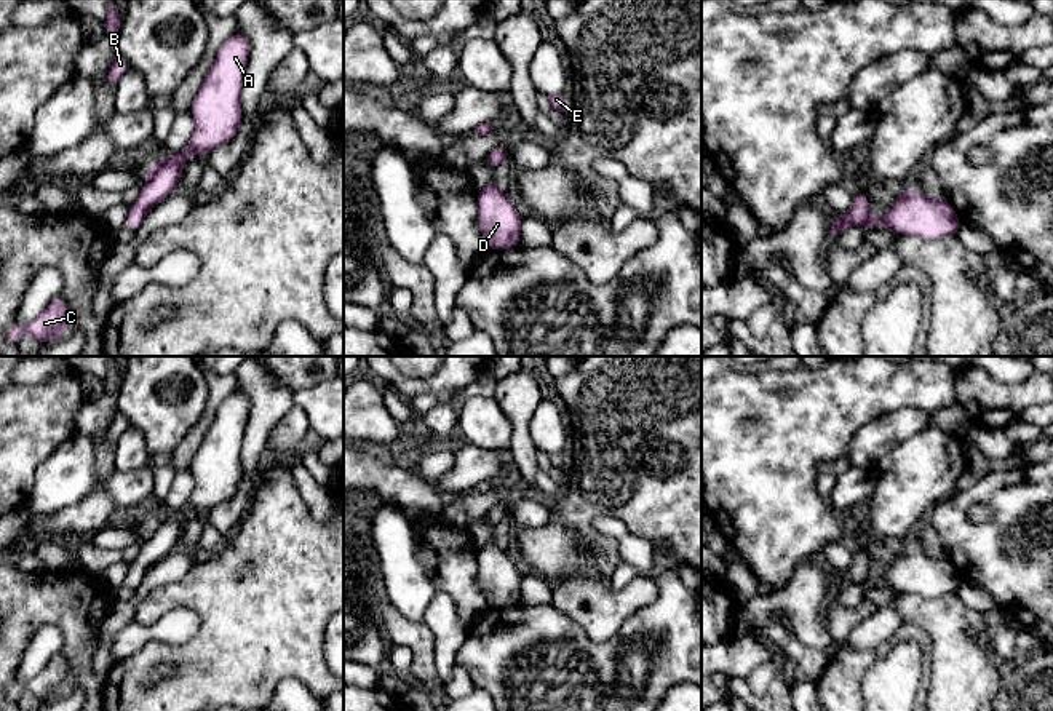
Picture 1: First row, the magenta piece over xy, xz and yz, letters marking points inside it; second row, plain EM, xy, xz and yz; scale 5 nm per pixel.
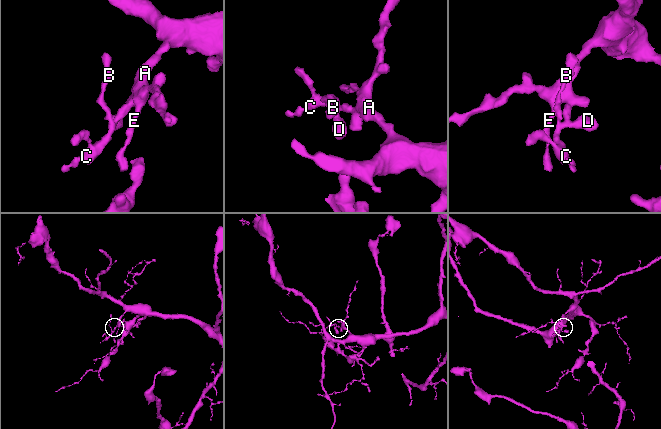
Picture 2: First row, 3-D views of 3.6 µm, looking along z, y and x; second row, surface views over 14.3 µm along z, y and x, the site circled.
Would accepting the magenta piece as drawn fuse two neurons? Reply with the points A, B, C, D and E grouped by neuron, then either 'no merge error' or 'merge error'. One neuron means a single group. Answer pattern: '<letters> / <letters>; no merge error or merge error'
A B C D E; no merge error

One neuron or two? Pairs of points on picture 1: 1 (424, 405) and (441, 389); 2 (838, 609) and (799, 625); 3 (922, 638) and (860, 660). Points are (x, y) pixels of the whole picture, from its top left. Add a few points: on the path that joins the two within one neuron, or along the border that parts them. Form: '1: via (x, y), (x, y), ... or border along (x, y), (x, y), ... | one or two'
1: border along (405, 397), (435, 395), (441, 401) | two
2: border along (825, 622), (834, 638) | two
3: via (906, 635), (900, 635), (876, 654) | one

